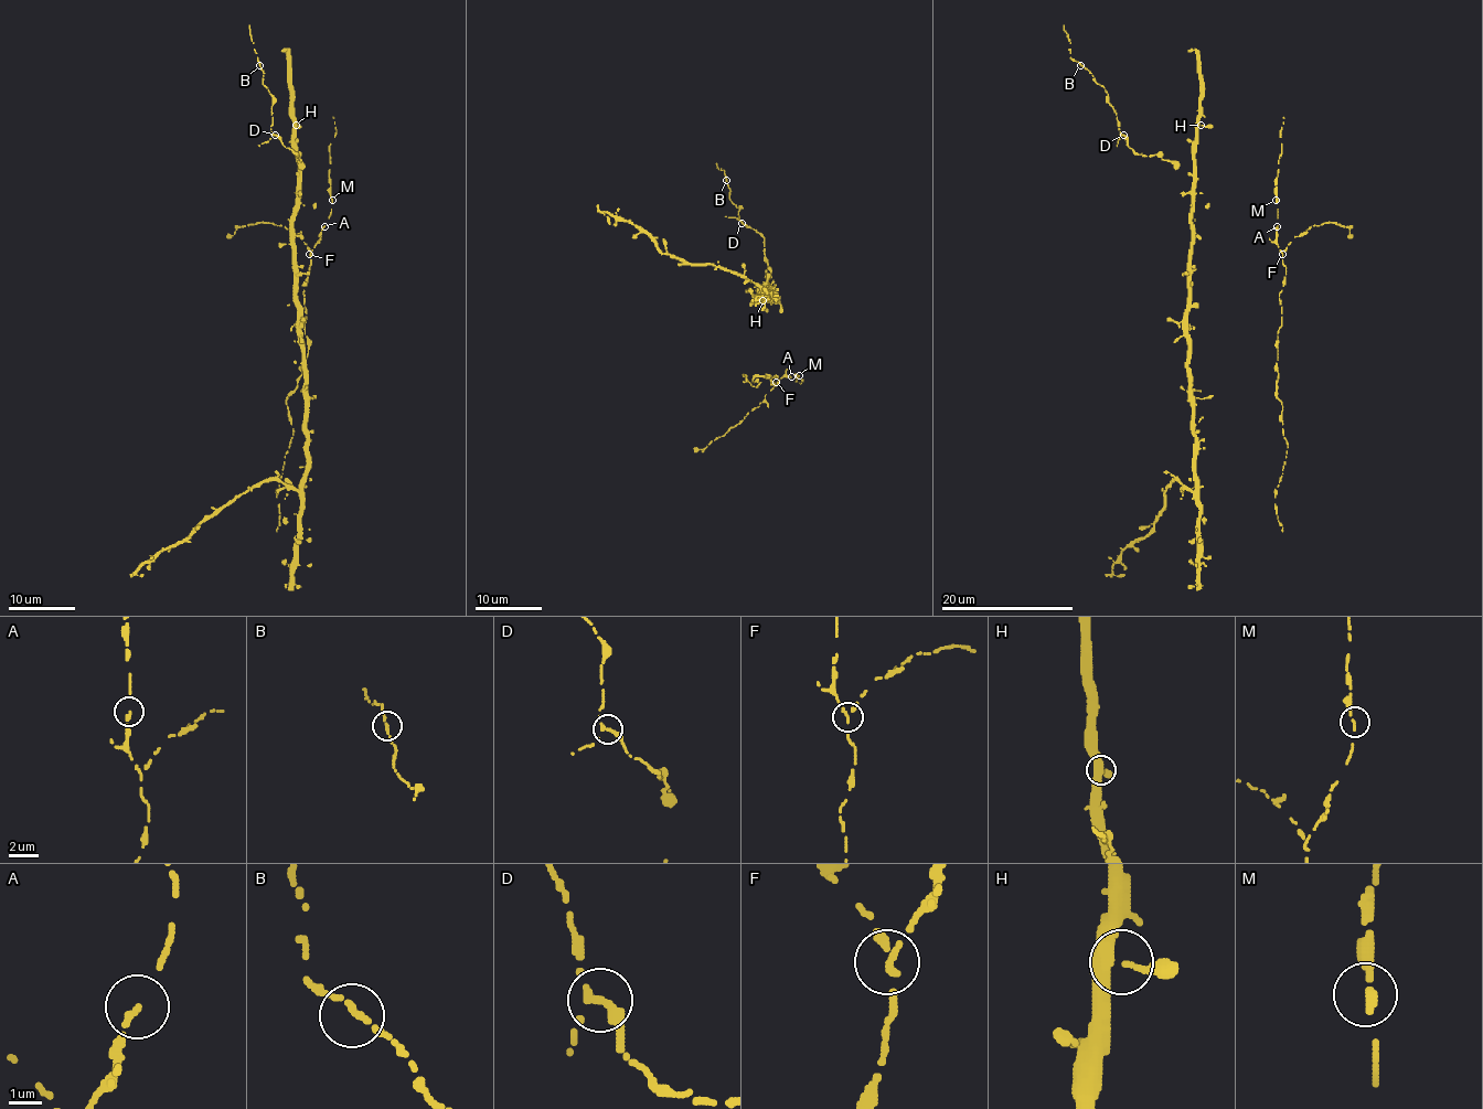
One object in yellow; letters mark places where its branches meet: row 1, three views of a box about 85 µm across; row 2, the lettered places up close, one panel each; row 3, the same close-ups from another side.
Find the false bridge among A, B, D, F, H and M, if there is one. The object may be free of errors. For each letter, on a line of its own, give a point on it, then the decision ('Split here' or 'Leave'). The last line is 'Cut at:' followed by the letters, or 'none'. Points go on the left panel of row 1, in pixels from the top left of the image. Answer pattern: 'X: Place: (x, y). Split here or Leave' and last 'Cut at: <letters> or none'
A: Place: (324, 226). Leave
B: Place: (259, 65). Leave
D: Place: (275, 135). Leave
F: Place: (309, 254). Split here
H: Place: (296, 125). Leave
M: Place: (332, 200). Leave
Cut at: F

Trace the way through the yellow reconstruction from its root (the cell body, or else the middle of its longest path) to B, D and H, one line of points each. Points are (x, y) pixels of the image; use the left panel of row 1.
B: (302, 336), (296, 306), (292, 241), (301, 159), (271, 131), (273, 95), (263, 85), (259, 65)
D: (302, 336), (296, 306), (292, 241), (301, 159), (275, 135)
H: (302, 336), (296, 306), (292, 241), (298, 184), (296, 125)

